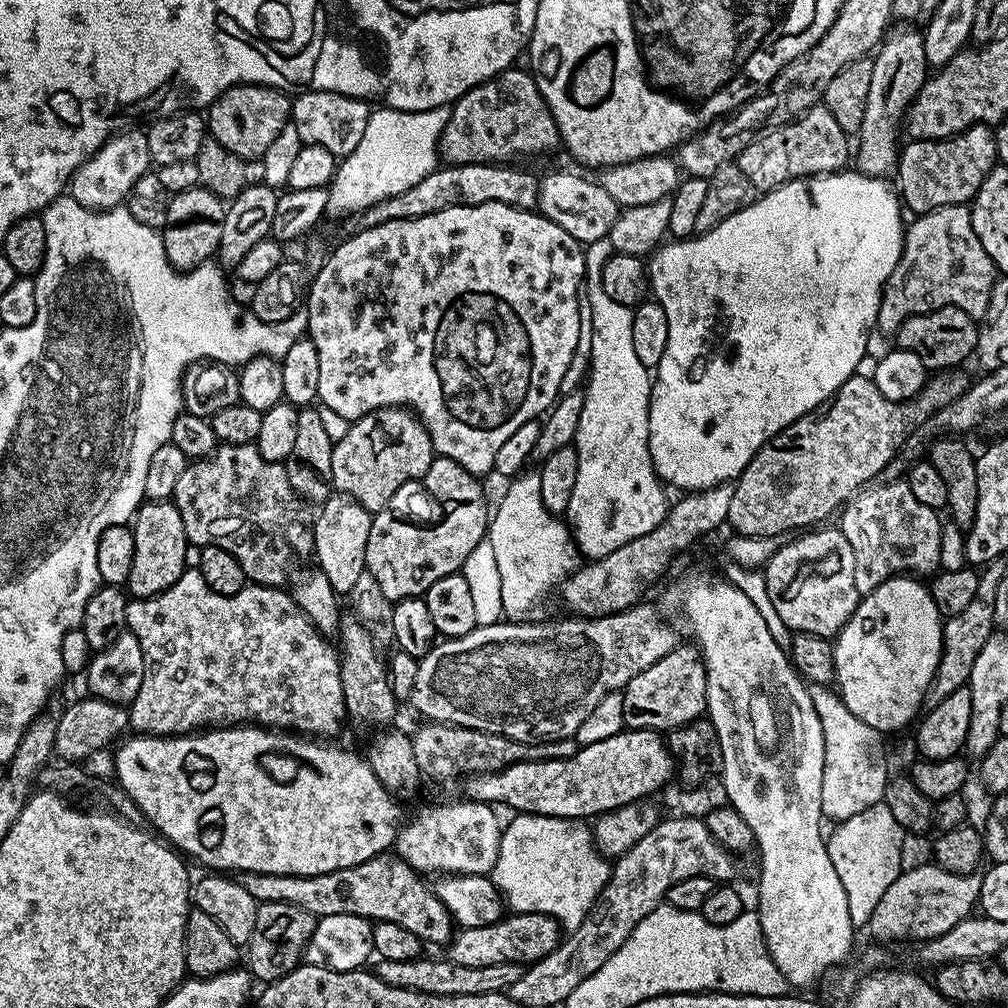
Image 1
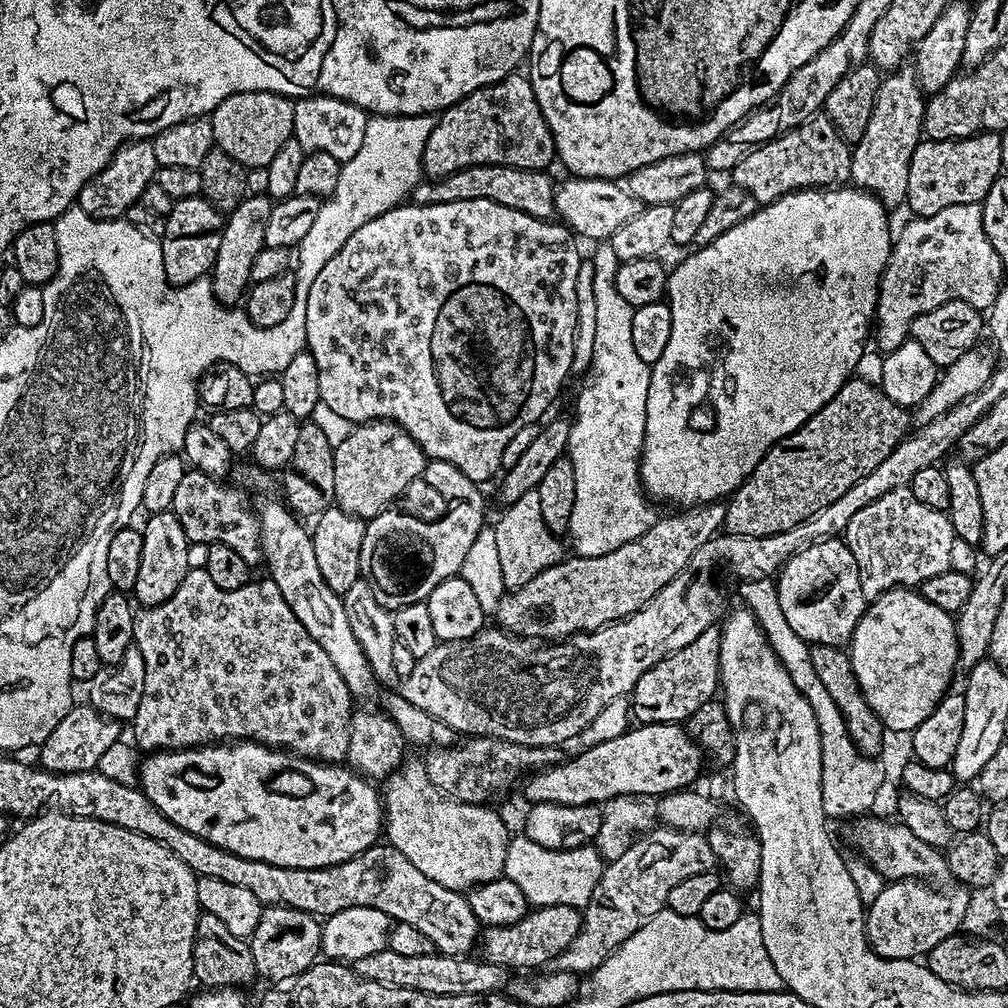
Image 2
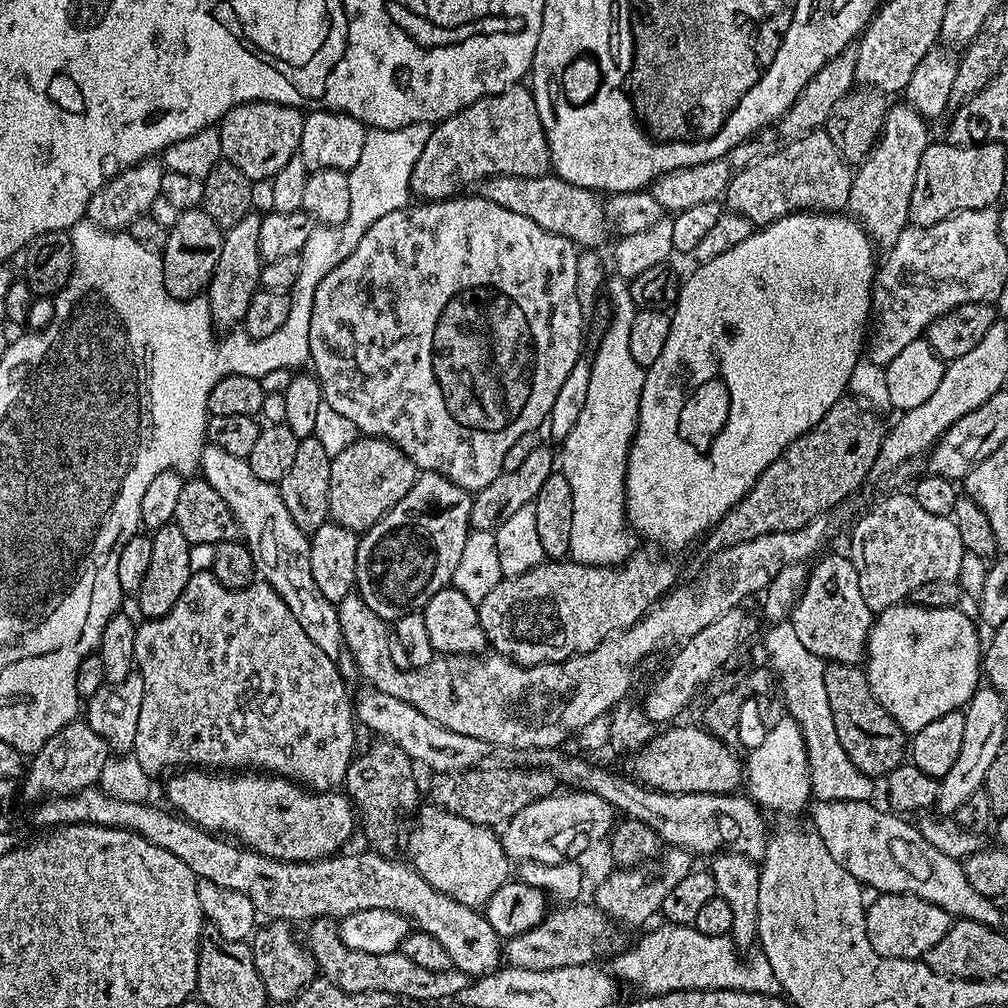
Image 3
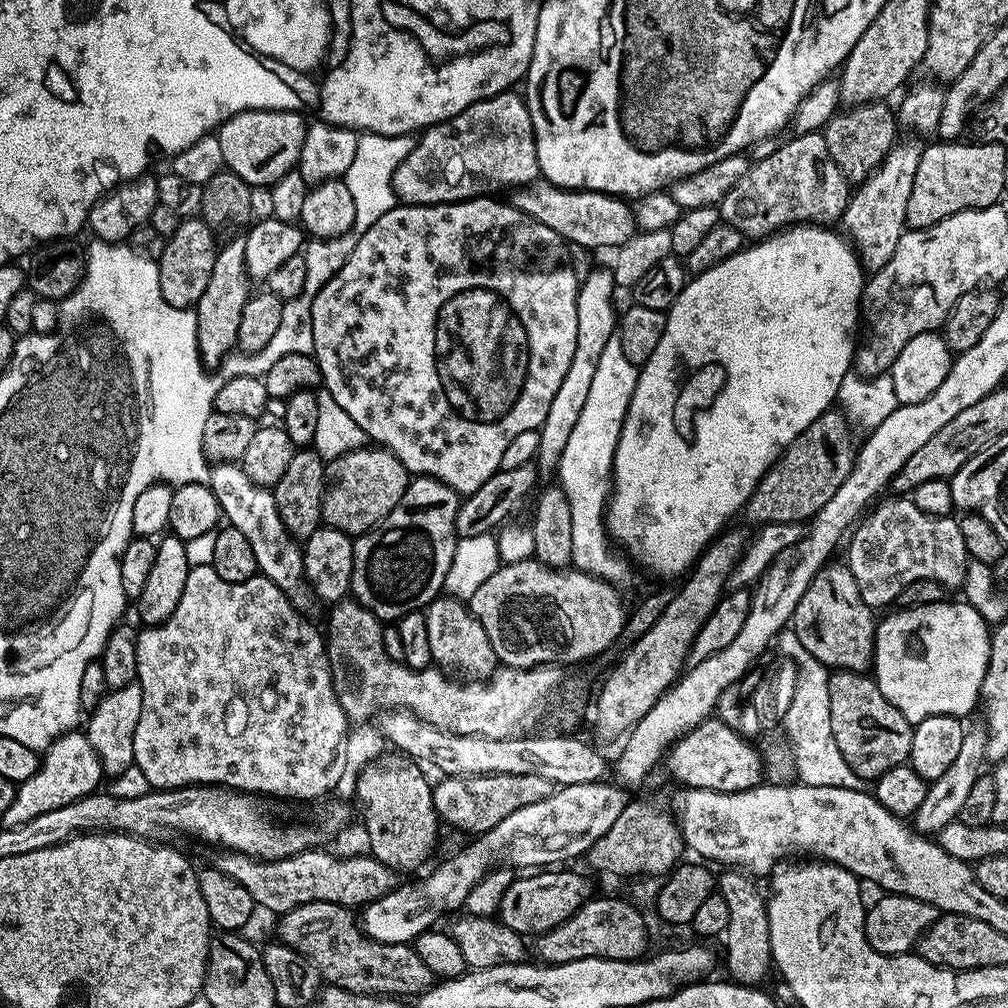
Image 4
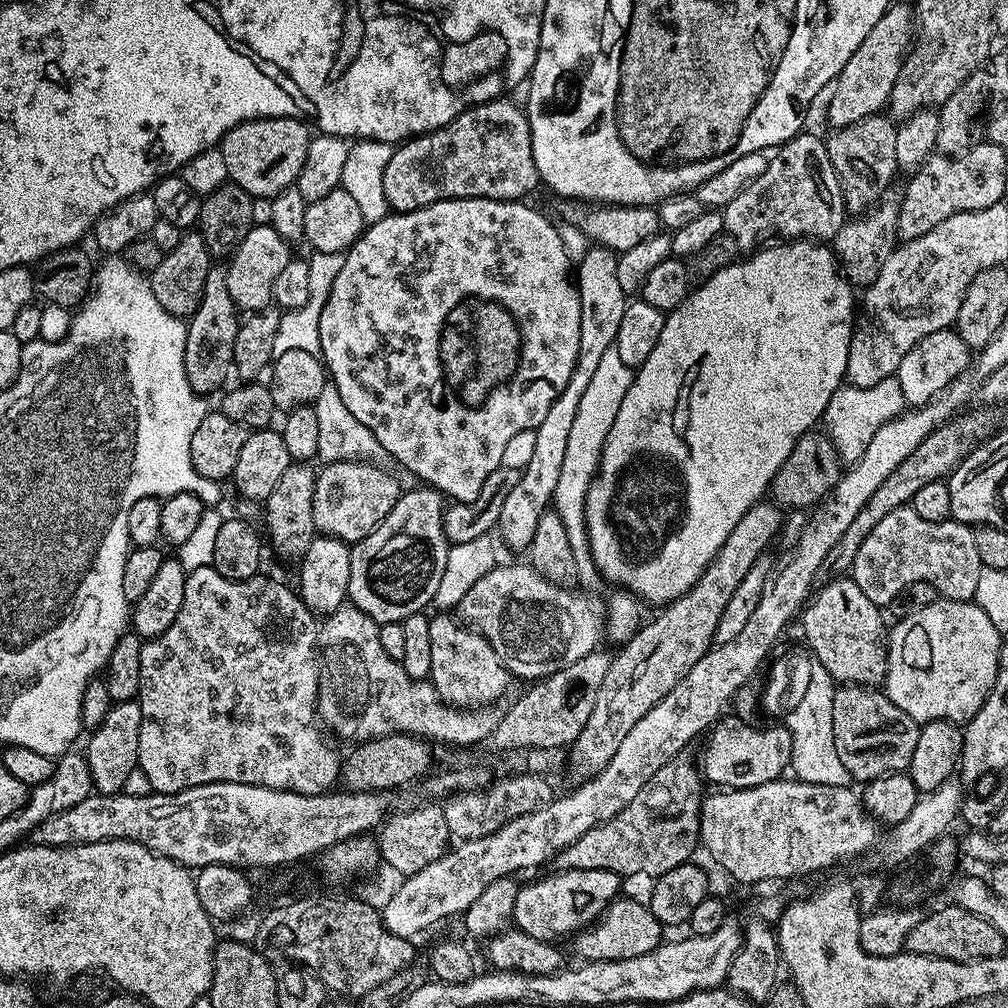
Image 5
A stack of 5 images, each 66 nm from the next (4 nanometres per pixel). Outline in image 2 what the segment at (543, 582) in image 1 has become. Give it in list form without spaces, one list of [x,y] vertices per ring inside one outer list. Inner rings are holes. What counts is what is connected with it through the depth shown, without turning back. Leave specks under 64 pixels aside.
[[[536,492],[522,494],[518,502],[507,505],[503,511],[500,516],[501,525],[496,528],[498,563],[502,566],[505,589],[511,590],[522,587],[526,582],[530,582],[530,578],[542,574],[542,570],[557,564],[562,558],[561,541],[542,522],[542,510],[538,507]]]

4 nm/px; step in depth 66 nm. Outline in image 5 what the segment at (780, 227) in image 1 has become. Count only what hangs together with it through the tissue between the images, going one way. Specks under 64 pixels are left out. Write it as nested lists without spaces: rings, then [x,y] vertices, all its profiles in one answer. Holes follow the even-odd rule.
[[[802,239],[765,246],[747,258],[737,259],[736,263],[726,266],[726,270],[718,270],[718,274],[714,274],[714,278],[705,284],[689,291],[686,299],[667,313],[658,346],[654,346],[644,365],[635,369],[630,390],[626,390],[626,398],[622,398],[622,406],[618,406],[614,426],[610,426],[610,434],[606,434],[600,450],[600,468],[586,494],[584,525],[595,571],[600,571],[610,583],[620,587],[617,589],[637,601],[655,606],[671,604],[686,594],[686,590],[690,590],[698,578],[702,578],[722,542],[730,538],[730,530],[738,526],[738,518],[765,499],[782,462],[790,458],[797,442],[821,423],[834,390],[845,383],[846,358],[850,350],[854,313],[858,308],[857,297],[855,300],[852,295],[854,289],[845,280],[831,247]]]

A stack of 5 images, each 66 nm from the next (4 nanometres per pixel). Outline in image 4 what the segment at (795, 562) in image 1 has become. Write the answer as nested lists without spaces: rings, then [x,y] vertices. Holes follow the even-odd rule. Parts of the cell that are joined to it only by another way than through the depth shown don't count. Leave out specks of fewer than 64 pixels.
[[[836,563],[825,564],[810,582],[806,594],[802,594],[802,602],[798,602],[798,610],[794,610],[790,628],[798,634],[802,646],[806,646],[825,668],[867,673],[872,668],[872,652],[876,649],[878,620],[872,617],[874,609],[862,602],[858,582],[854,582],[854,574],[850,574],[847,563]]]

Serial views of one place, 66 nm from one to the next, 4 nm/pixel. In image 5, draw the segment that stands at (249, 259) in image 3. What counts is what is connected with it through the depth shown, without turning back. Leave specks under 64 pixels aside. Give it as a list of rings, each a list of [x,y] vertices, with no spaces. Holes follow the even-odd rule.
[[[213,266],[204,279],[202,302],[198,302],[198,310],[187,321],[184,365],[186,378],[193,392],[219,393],[229,383],[228,375],[231,377],[234,372],[234,342],[238,338],[238,330],[241,326],[241,321],[236,320],[237,312],[236,303],[228,289],[227,271],[223,267]]]

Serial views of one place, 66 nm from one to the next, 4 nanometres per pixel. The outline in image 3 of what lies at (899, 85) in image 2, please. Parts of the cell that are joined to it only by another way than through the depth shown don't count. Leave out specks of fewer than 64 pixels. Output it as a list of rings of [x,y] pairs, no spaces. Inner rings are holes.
[[[893,103],[888,109],[876,145],[870,149],[864,160],[859,161],[852,173],[847,211],[864,229],[869,240],[879,247],[881,244],[881,249],[892,248],[894,242],[898,242],[902,230],[909,227],[910,194],[914,194],[918,162],[922,162],[922,154],[930,143],[928,124],[929,121],[919,116],[911,104]]]

